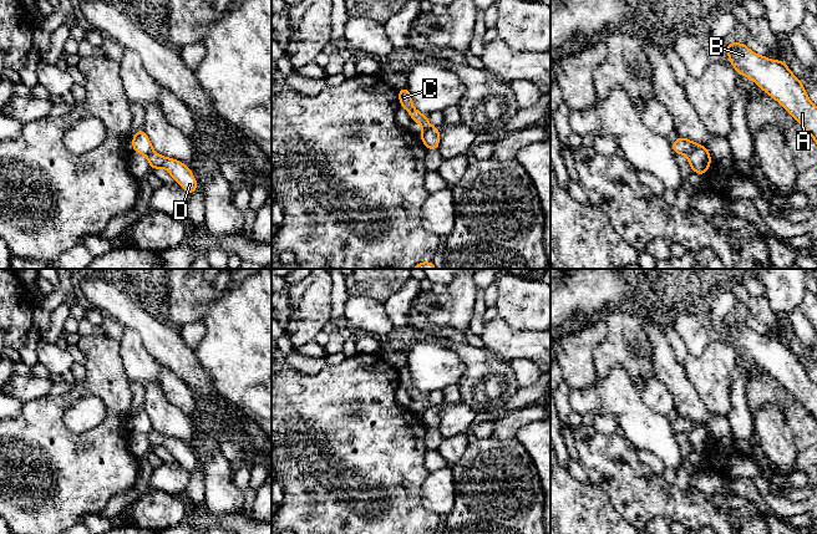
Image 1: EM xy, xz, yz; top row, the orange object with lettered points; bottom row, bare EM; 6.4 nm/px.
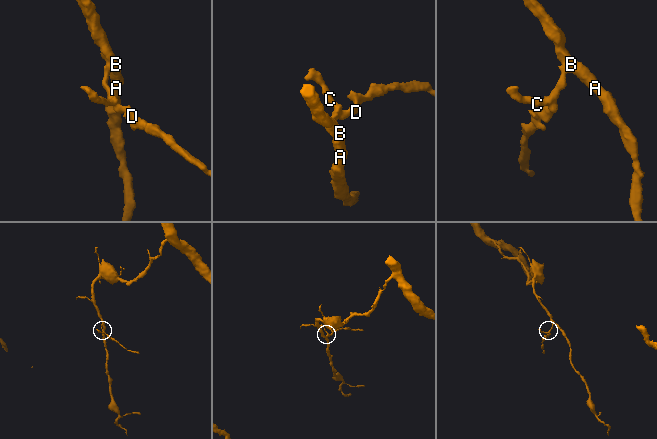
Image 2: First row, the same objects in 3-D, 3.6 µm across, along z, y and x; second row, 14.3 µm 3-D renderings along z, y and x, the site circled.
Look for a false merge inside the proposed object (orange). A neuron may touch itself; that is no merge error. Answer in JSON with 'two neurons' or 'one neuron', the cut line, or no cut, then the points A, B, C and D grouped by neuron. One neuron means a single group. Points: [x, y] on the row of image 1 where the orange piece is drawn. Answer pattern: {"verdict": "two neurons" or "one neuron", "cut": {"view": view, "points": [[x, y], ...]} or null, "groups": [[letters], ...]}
{"verdict": "two neurons", "cut": {"view": "yz", "points": [[703, 146], [686, 156]]}, "groups": [["A", "B", "C"], ["D"]]}

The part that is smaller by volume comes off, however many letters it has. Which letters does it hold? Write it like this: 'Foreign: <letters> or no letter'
Foreign: D

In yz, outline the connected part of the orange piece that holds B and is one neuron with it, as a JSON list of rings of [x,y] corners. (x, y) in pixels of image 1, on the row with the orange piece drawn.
[[[731,42],[725,49],[737,73],[747,76],[775,98],[817,143],[817,106],[810,101],[803,85],[787,63],[757,55],[746,44]]]

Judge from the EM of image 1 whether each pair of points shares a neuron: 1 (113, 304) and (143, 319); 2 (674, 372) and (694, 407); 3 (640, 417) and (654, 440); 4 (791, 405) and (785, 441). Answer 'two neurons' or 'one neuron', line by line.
1: one neuron
2: one neuron
3: one neuron
4: two neurons

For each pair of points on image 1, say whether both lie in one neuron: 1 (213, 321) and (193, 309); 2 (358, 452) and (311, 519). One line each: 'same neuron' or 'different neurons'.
1: different neurons
2: same neuron

